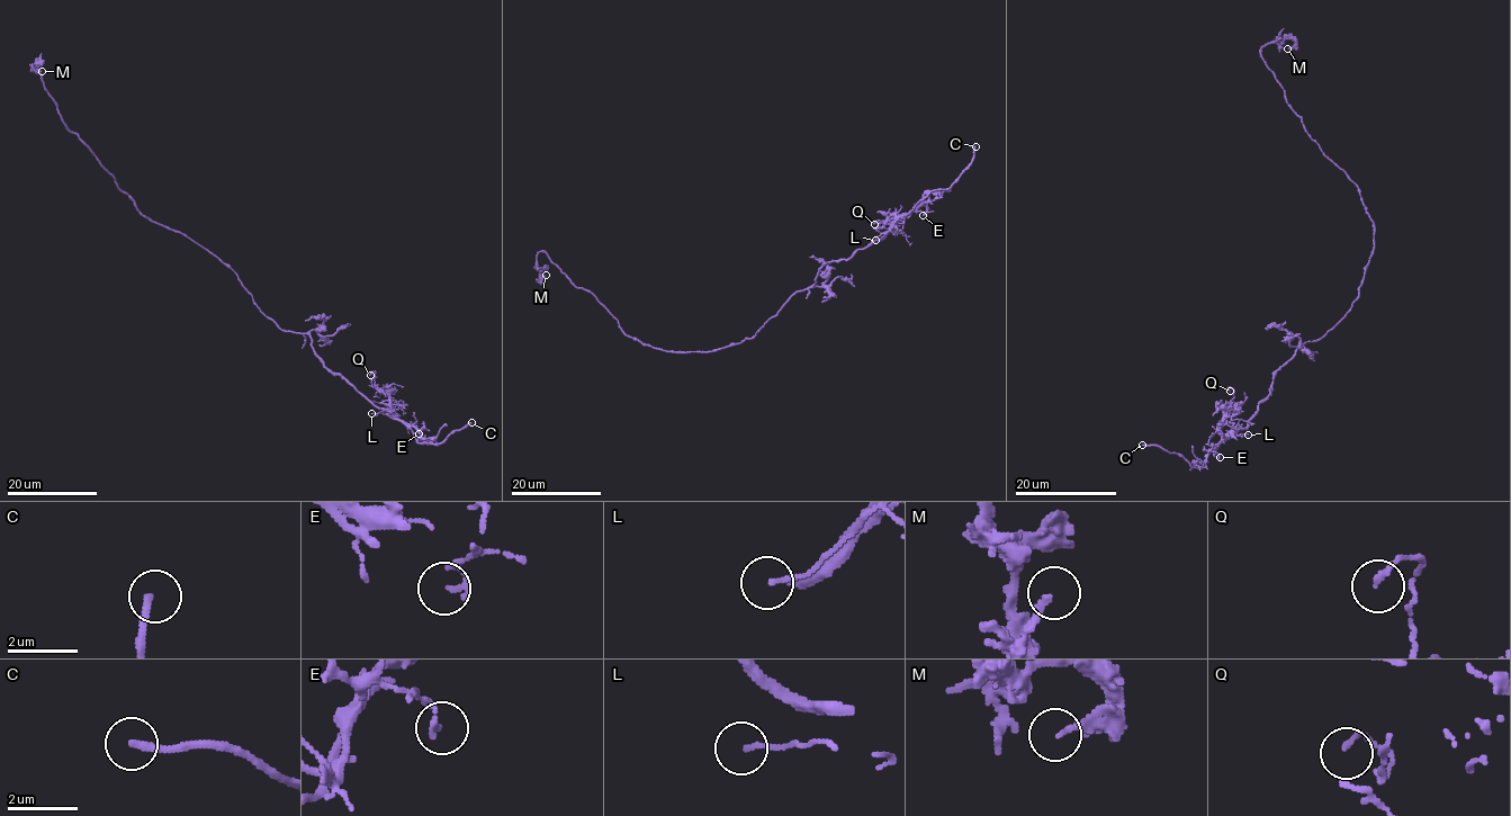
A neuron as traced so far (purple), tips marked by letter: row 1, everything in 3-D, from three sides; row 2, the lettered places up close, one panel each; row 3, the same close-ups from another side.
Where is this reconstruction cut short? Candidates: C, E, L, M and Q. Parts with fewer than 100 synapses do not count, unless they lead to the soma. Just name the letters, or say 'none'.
C

